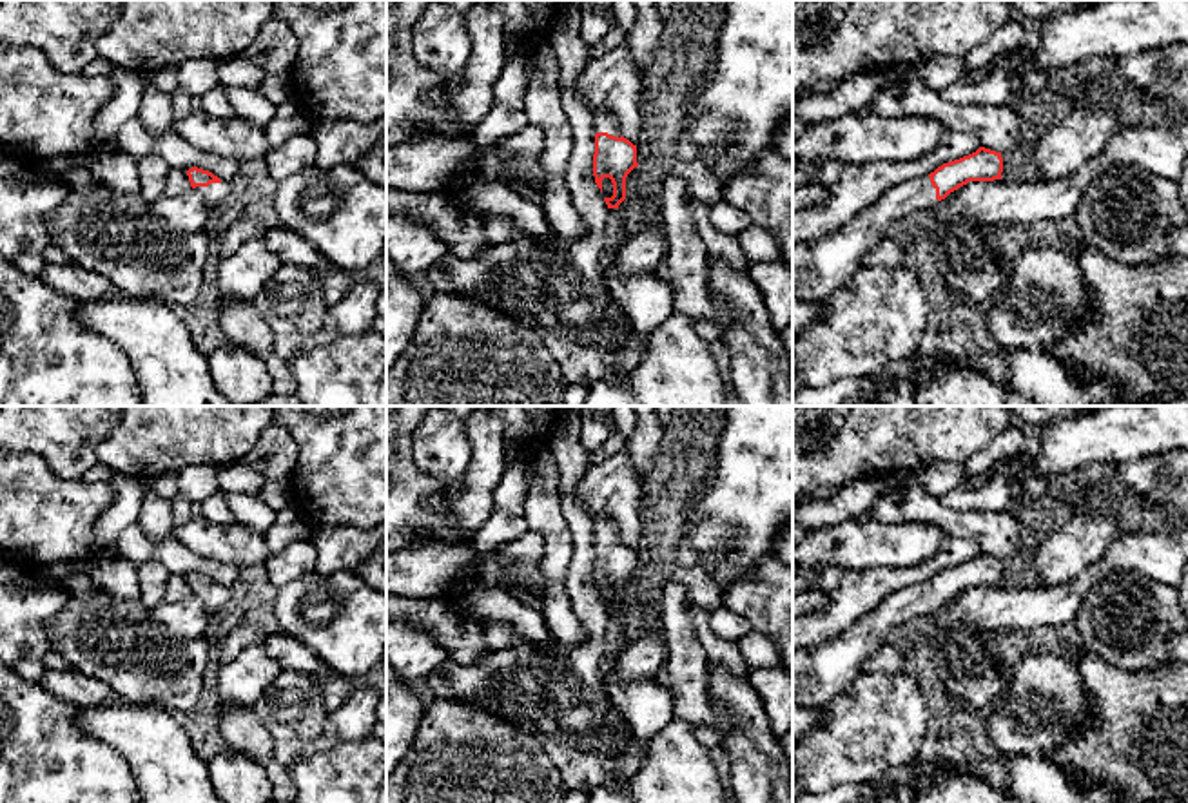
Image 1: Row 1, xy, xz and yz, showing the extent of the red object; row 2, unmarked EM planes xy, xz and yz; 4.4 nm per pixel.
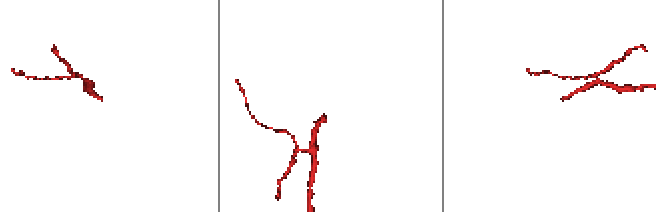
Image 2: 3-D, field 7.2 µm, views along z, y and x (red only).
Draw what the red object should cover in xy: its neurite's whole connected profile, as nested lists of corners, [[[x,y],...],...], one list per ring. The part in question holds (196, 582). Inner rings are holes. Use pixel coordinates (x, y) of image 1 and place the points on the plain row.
[[[192,573],[187,576],[187,582],[190,593],[201,600],[201,604],[210,614],[218,613],[230,596],[227,587],[221,587],[218,582],[214,582],[209,576]]]

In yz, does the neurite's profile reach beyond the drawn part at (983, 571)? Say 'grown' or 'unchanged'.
grown

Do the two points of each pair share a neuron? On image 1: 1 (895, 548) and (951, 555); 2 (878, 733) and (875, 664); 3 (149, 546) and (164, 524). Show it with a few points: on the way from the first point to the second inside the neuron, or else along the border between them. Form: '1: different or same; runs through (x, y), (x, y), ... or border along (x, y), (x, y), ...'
1: different; border along (947, 535), (942, 548), (931, 559), (896, 568)
2: different; border along (900, 669), (862, 673)
3: different; border along (136, 522), (149, 535), (171, 533)

